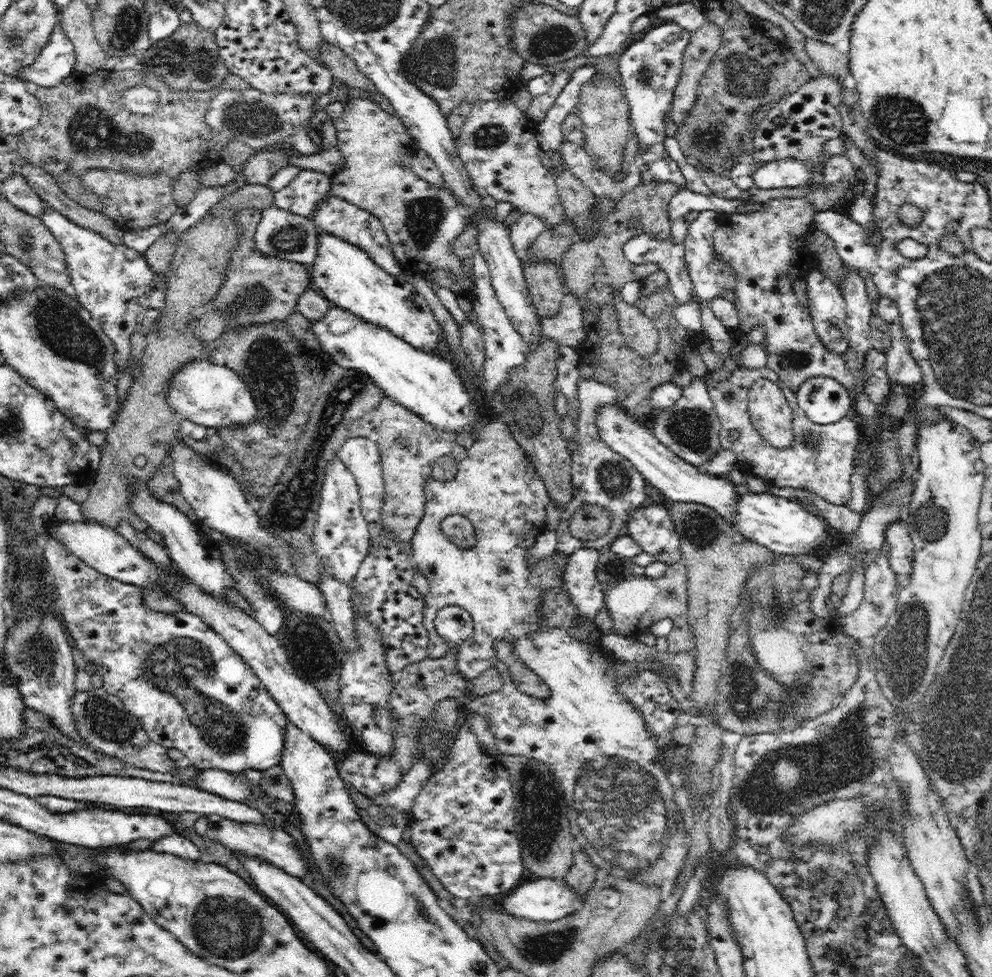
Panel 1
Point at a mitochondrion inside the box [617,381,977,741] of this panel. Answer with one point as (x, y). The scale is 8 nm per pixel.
(906, 648)

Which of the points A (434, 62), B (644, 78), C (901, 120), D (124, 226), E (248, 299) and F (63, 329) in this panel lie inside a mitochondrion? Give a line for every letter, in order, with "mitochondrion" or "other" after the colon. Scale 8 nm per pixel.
A: mitochondrion
B: mitochondrion
C: mitochondrion
D: other
E: mitochondrion
F: mitochondrion

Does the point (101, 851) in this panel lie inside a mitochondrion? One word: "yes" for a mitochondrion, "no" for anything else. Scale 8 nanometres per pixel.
no

